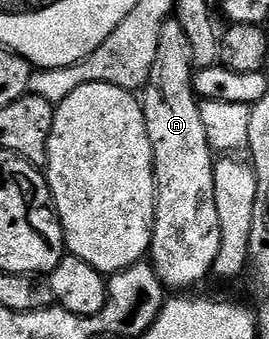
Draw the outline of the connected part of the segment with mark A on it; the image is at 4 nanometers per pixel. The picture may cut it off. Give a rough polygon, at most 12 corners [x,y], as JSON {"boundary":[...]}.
{"boundary":[[170,17],[143,88],[157,182],[151,262],[210,278],[215,152],[191,41]]}

